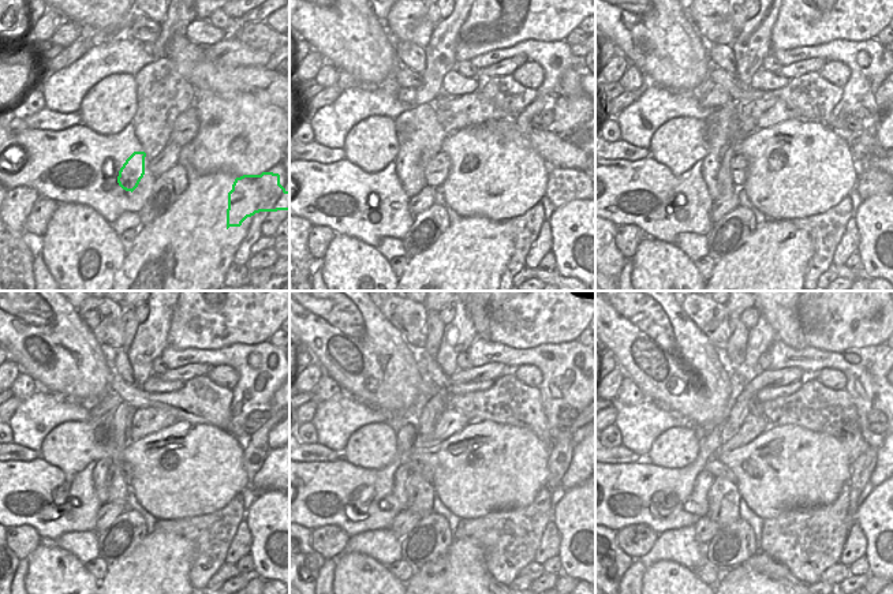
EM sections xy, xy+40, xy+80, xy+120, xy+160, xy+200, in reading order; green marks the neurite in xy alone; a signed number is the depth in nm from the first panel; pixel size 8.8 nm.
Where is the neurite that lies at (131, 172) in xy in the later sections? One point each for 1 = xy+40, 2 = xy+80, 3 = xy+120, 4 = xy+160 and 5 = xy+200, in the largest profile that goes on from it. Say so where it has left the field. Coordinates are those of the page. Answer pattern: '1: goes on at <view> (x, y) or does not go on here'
1: goes on at xy+40 (436, 172)
2: goes on at xy+80 (739, 164)
3: goes on at xy+120 (126, 470)
4: goes on at xy+160 (423, 469)
5: goes on at xy+200 (717, 469)

